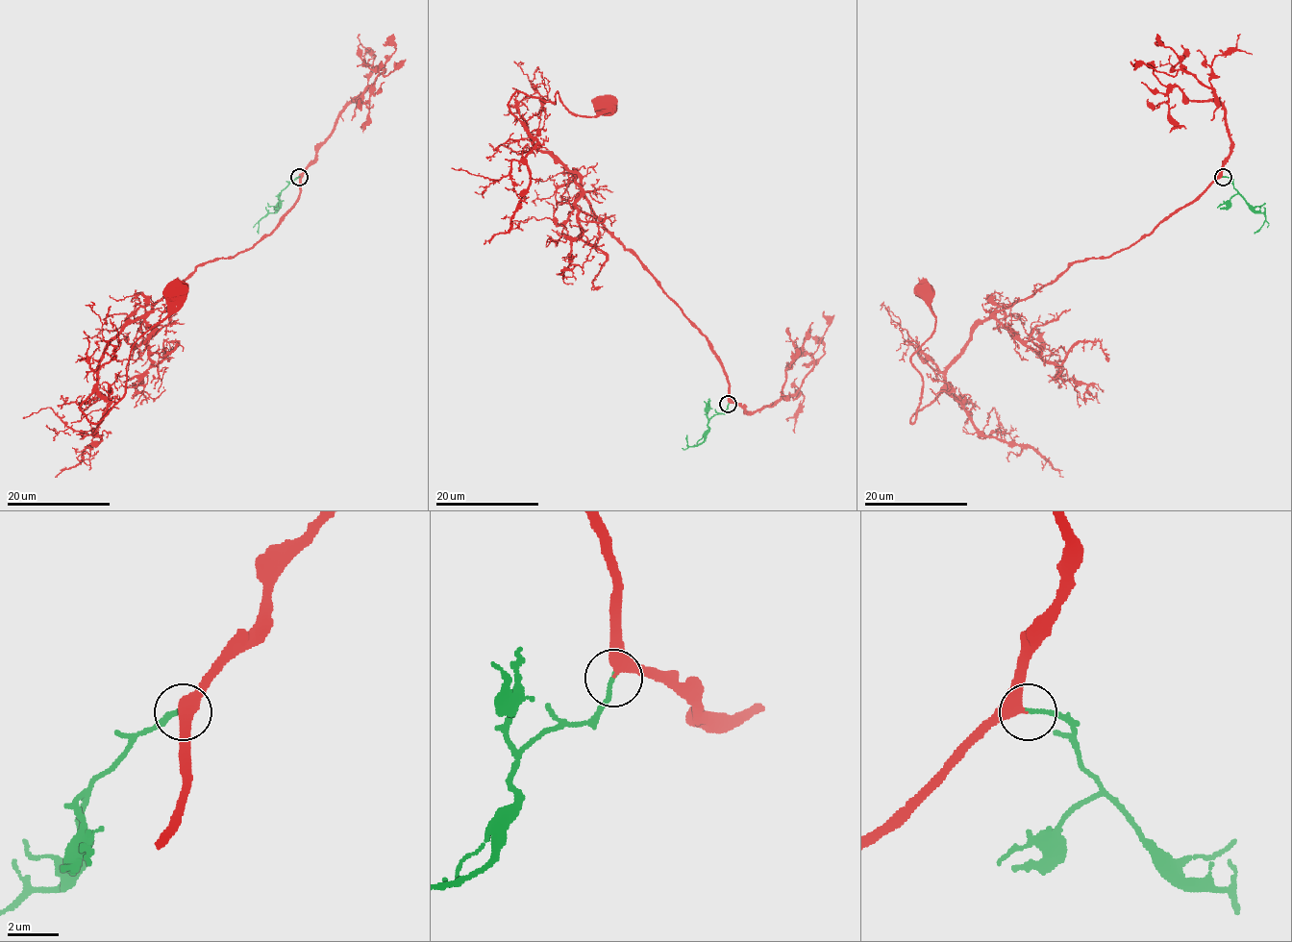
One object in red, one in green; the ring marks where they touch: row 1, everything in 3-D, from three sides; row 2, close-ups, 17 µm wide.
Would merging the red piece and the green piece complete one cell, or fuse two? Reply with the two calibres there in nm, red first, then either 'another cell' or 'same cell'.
calibres 360 and 160 nm; same cell

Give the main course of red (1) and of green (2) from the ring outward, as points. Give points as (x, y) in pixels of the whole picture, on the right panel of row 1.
1: (1224, 177), (1133, 244), (1070, 265), (981, 322), (911, 422), (923, 391), (911, 356), (935, 323), (921, 292)
2: (1224, 177), (1232, 180), (1232, 185), (1244, 199), (1265, 214), (1263, 225), (1254, 233)

